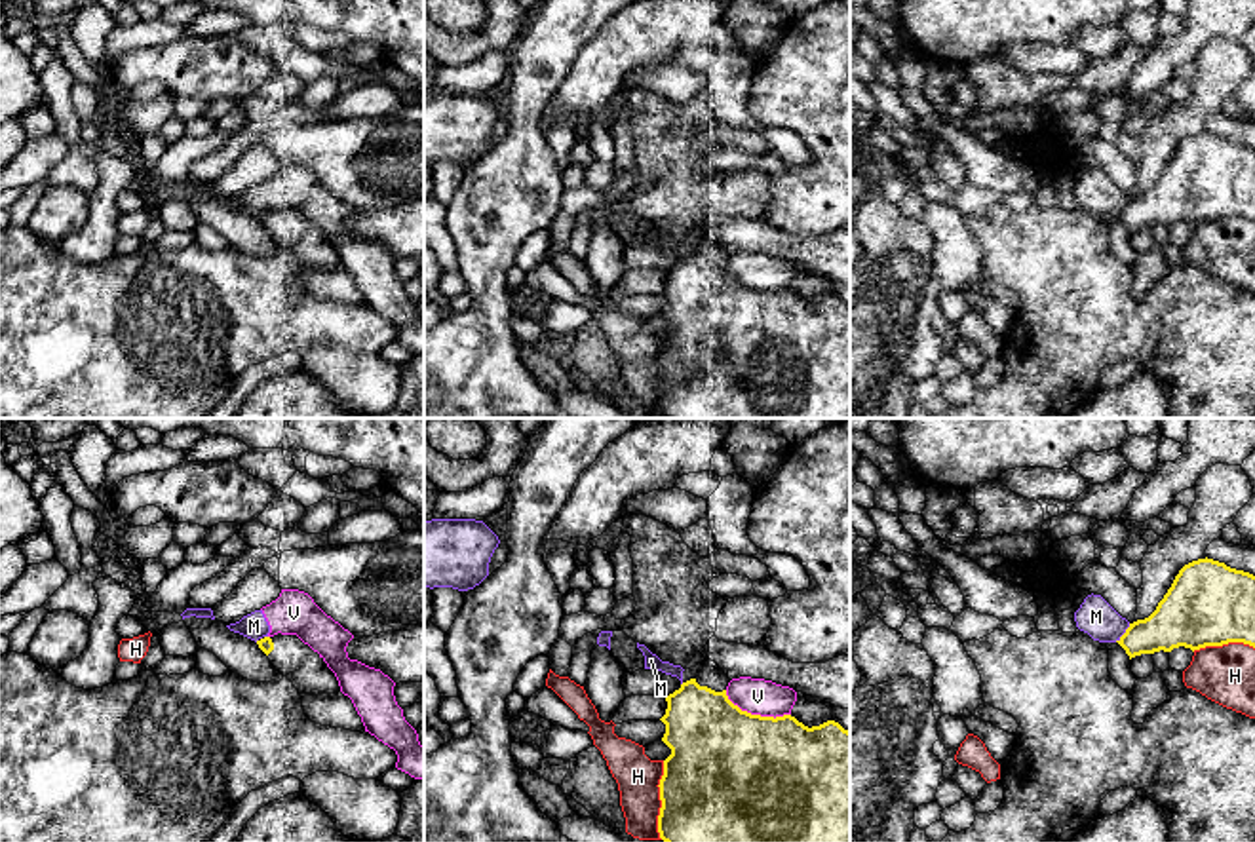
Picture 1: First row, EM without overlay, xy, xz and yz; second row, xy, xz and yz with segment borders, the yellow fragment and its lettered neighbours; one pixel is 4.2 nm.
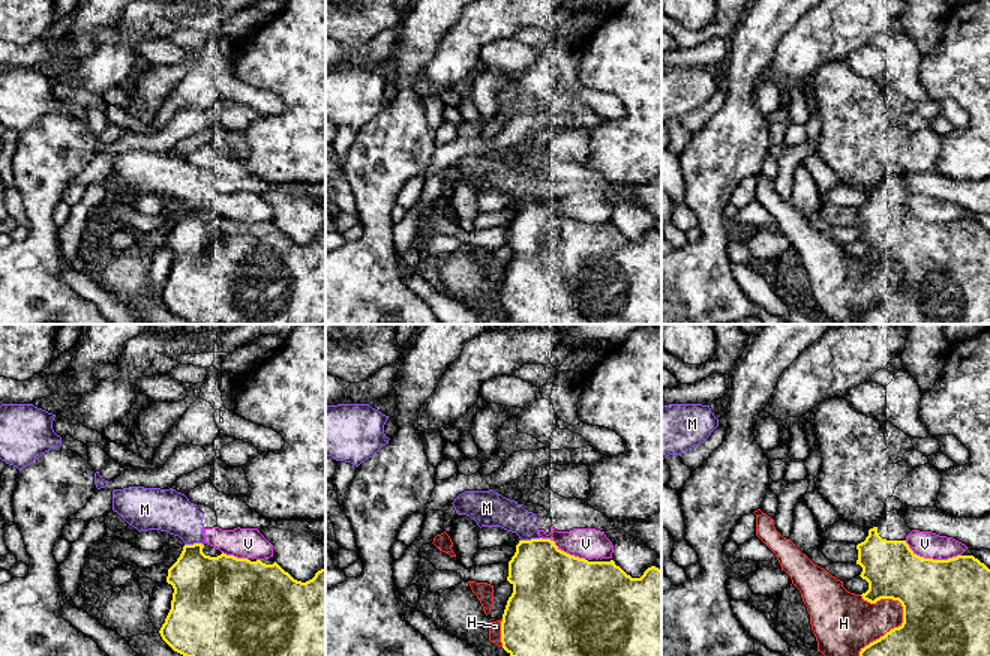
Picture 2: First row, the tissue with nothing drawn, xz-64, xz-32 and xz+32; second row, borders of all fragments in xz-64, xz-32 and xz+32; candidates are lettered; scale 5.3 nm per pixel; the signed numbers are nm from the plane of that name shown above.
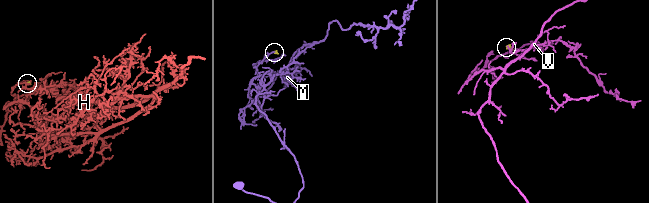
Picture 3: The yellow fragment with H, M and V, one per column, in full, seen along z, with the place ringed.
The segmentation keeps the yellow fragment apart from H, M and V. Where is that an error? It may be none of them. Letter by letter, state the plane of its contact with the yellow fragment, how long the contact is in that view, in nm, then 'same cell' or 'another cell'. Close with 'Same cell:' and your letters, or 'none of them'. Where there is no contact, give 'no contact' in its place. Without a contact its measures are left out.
H: contact in xz; length 340 nm; another cell
M: contact in yz; length 100 nm; another cell
V: contact in xz; length 300 nm; another cell
Same cell: none of them

